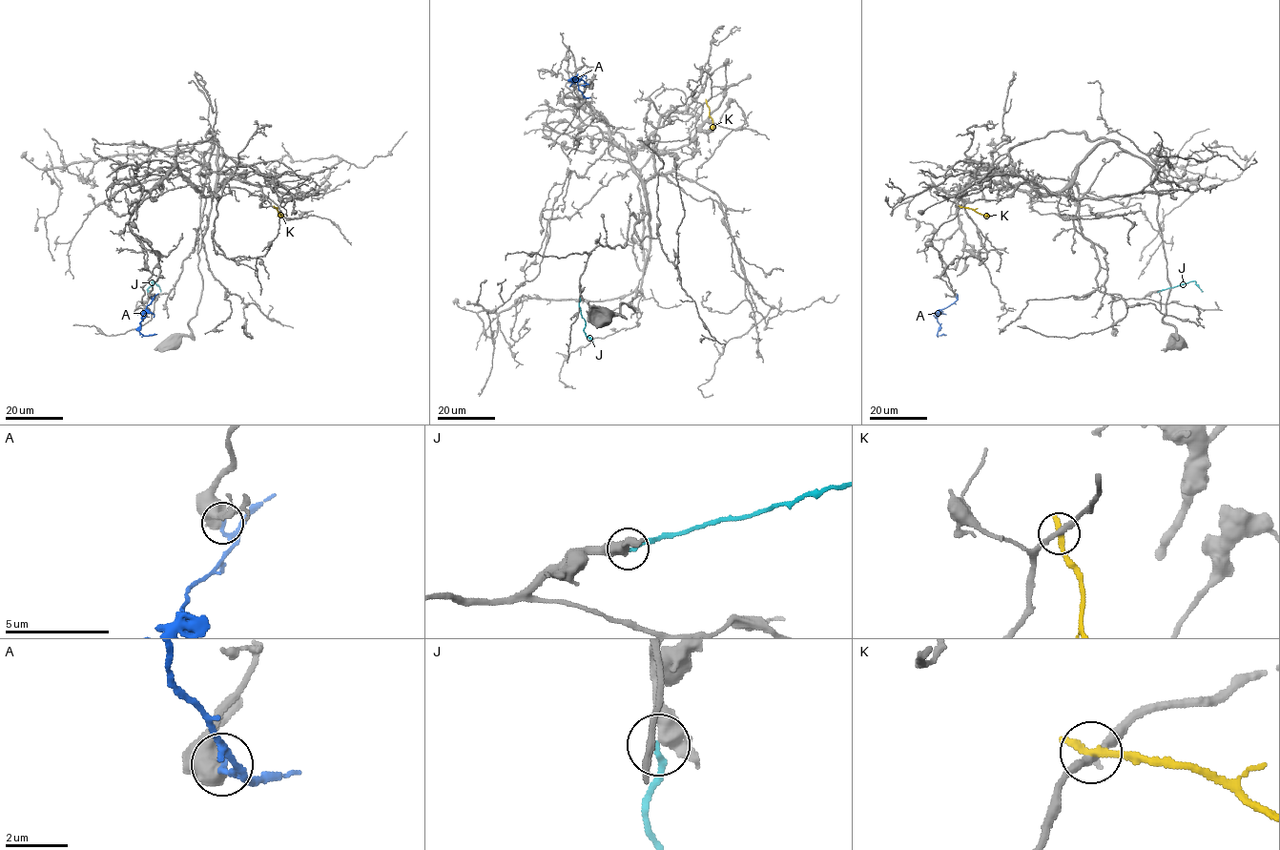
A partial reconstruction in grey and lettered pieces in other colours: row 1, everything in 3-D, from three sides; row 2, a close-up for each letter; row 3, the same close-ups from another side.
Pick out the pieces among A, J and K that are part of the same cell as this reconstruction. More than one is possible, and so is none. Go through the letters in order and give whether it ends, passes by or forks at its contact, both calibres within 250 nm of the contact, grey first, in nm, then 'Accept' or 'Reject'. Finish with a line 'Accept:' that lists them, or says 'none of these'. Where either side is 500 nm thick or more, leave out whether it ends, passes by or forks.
A: Thickness 850 nm (grey) against 200 nm. Reject
J: It ends there. Thickness 460 nm (grey) against 200 nm. Accept
K: It ends there. Thickness 260 nm (grey) against 300 nm. Reject
Accept: J

